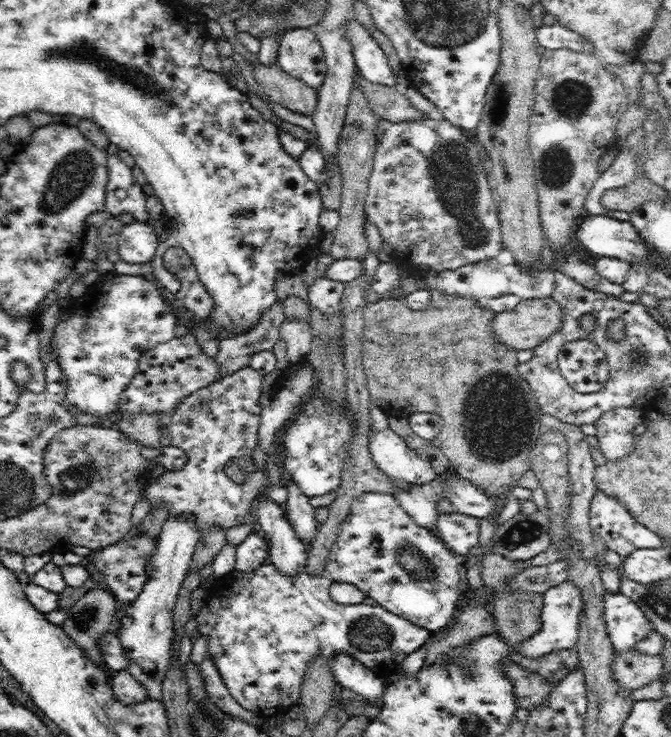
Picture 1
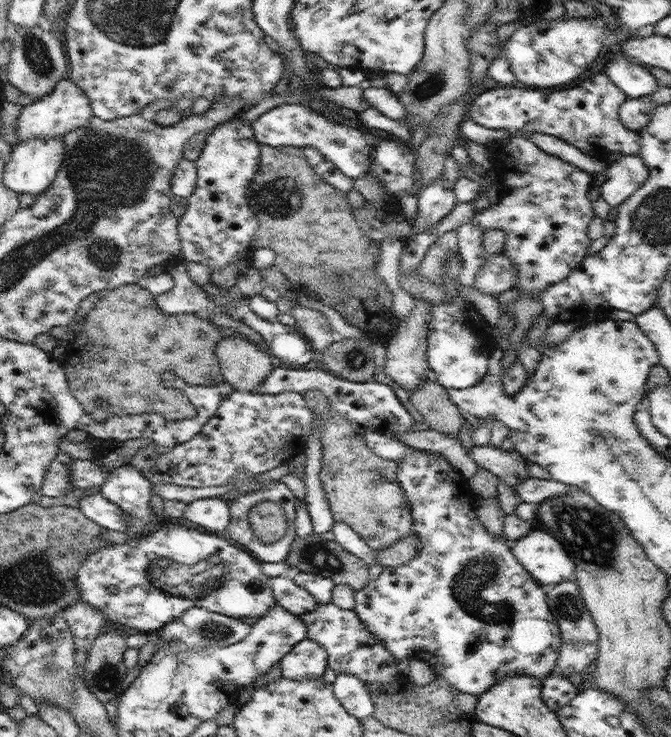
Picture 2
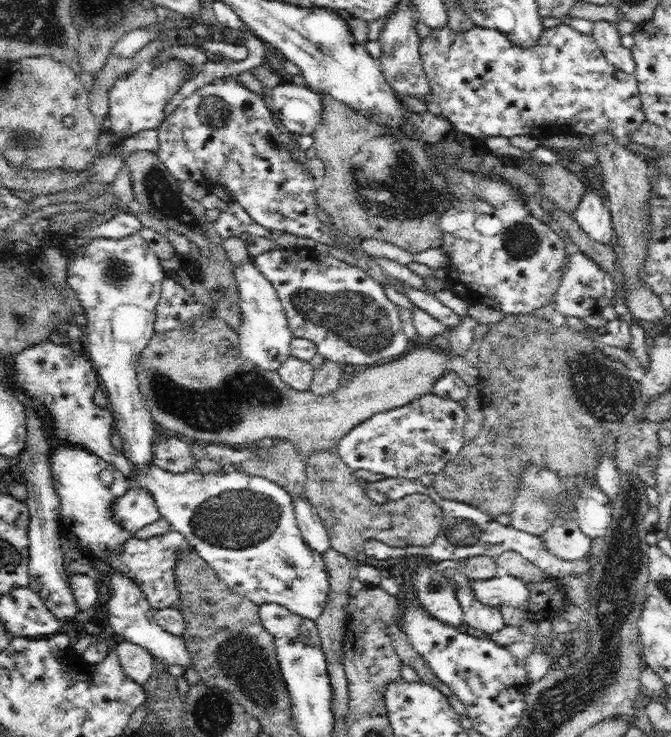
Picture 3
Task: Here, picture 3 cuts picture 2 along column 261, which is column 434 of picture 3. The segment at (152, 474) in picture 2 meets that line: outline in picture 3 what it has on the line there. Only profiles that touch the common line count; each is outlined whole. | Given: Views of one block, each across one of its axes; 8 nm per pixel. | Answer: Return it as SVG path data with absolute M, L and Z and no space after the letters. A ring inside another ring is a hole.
M432 392L354 425L336 449L342 462L353 471L364 468L374 474L414 480L440 472L462 450L466 421L467 413L458 401L443 399Z

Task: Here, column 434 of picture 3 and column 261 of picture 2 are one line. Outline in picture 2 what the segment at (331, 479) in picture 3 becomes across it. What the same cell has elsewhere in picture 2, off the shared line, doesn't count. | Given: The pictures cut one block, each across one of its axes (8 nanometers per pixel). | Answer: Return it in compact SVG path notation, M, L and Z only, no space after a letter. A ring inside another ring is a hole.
M265 500L252 507L249 521L255 535L265 543L276 542L285 535L287 518L280 504Z

